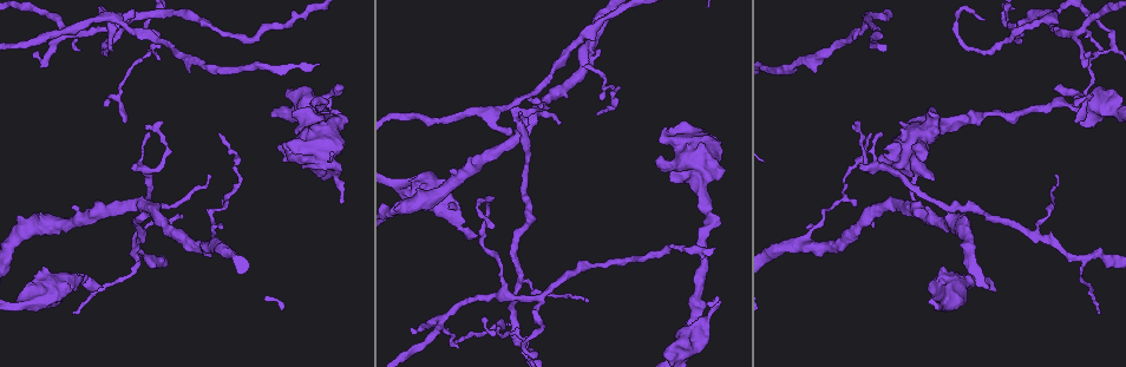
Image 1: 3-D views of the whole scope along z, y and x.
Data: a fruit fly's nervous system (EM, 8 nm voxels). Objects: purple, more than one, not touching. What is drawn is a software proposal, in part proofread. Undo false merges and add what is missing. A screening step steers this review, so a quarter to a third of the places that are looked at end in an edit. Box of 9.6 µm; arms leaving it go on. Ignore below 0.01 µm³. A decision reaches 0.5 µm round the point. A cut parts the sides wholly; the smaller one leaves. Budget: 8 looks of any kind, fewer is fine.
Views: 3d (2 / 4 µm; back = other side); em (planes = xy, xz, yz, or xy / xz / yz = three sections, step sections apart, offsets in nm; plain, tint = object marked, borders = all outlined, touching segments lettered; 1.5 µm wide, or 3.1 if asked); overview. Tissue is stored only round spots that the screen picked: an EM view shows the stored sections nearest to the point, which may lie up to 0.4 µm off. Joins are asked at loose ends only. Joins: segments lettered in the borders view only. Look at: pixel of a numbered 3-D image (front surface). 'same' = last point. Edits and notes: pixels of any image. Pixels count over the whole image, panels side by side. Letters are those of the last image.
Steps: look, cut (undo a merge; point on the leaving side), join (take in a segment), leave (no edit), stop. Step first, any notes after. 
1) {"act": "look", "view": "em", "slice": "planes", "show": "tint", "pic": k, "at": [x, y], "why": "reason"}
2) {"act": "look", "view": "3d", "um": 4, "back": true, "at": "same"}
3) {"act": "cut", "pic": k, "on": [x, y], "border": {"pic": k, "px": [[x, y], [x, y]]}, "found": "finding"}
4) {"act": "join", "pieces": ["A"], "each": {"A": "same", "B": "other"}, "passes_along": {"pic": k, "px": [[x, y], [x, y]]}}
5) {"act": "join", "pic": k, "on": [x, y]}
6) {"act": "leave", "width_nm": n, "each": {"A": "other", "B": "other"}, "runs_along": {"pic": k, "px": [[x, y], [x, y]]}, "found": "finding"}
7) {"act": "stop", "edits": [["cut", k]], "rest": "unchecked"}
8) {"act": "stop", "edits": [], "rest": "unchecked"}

{"act": "look", "view": "3d", "um": 2, "pic": 1, "at": [476, 236]}

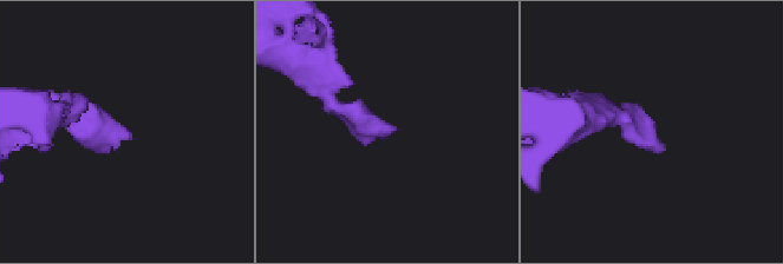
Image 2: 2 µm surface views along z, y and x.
{"act": "look", "view": "em", "slice": "planes", "show": "borders", "pic": 2, "at": [645, 141]}

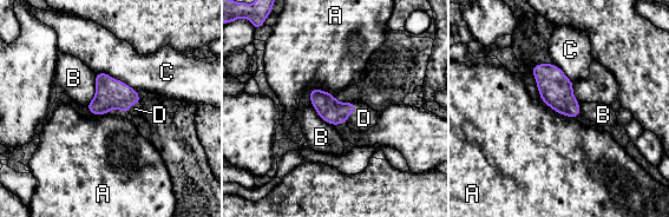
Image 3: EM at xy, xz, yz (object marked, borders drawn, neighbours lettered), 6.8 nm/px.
{"act": "join", "pieces": ["D"], "each": {"A": "other", "B": "other", "C": "other", "D": "same"}, "passes_along": {"pic": 3, "px": [[333, 112], [352, 111], [363, 118]]}, "found": "it goes on there"}

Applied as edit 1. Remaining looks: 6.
{"act": "look", "view": "overview"}

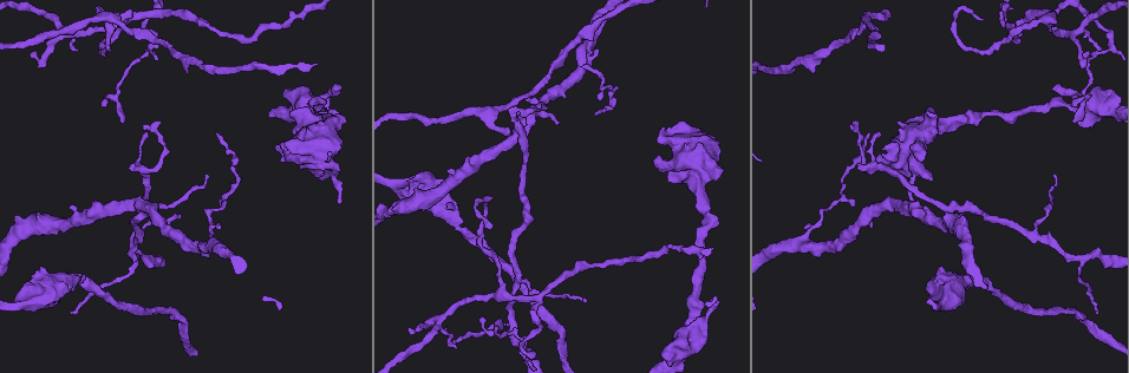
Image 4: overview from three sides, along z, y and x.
{"act": "look", "view": "em", "slice": "xy", "step": 4, "show": "tint", "pic": 4, "at": [878, 156], "why": "branch stops here"}

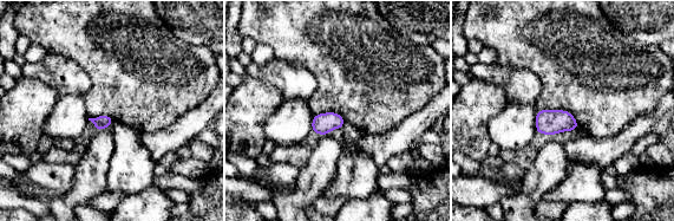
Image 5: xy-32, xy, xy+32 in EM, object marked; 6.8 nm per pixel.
{"act": "look", "view": "em", "slice": "planes", "show": "borders", "at": "same", "why": "cut it another way"}

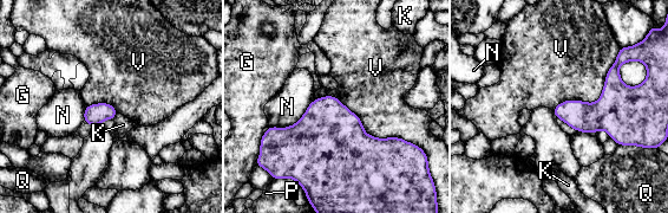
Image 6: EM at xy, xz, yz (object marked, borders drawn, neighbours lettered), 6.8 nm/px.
{"act": "leave", "each": {"G": "other", "K": "other", "N": "other", "P": "other", "Q": "other", "V": "other"}, "border": {"pic": 6, "px": [[314, 97], [401, 139]]}, "found": "no lettered segment goes on from it"}

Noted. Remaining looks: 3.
{"act": "look", "view": "em", "slice": "xz", "step": 4, "show": "borders", "pic": 4, "at": [912, 198], "why": "an open end"}

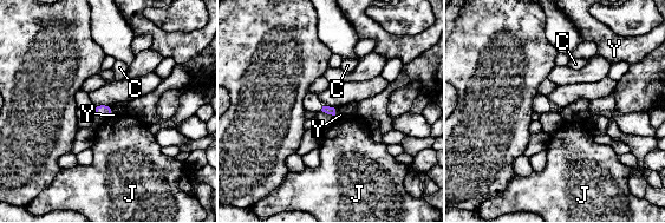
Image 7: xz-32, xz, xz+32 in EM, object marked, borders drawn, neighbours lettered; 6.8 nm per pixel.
{"act": "look", "view": "em", "slice": "planes", "show": "borders", "at": "same", "why": "cut it another way"}

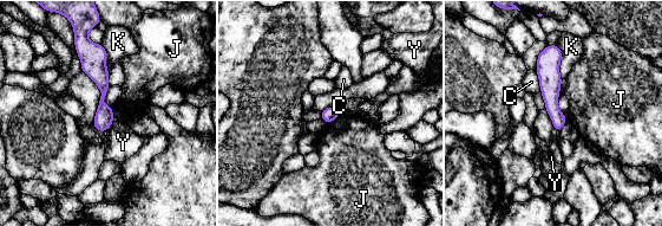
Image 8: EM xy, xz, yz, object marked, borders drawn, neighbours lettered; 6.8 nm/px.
{"act": "leave", "each": {"C": "other", "J": "other", "K": "other", "Y": "other"}, "border": {"pic": 8, "px": [[339, 116], [327, 124]]}, "found": "none of them fits"}

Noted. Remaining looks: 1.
{"act": "stop", "edits": [["join", 3]], "rest": "unchecked"}

